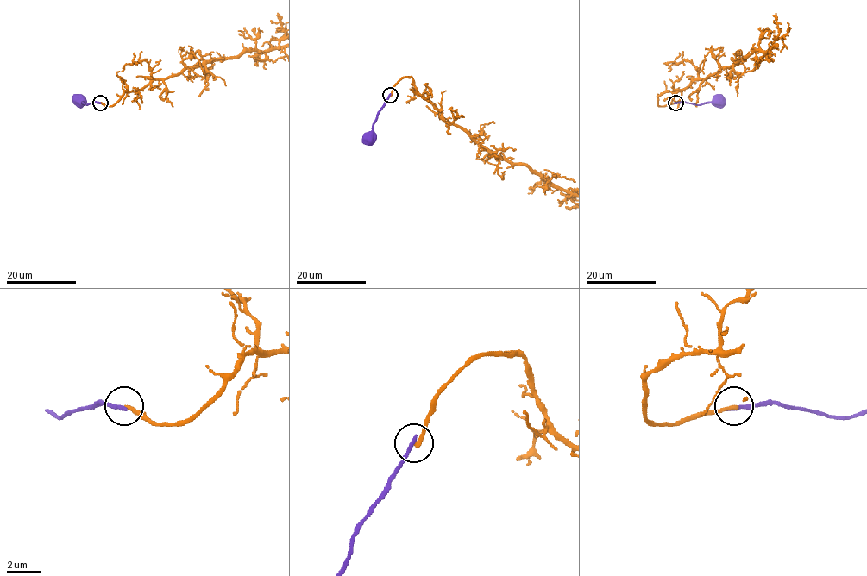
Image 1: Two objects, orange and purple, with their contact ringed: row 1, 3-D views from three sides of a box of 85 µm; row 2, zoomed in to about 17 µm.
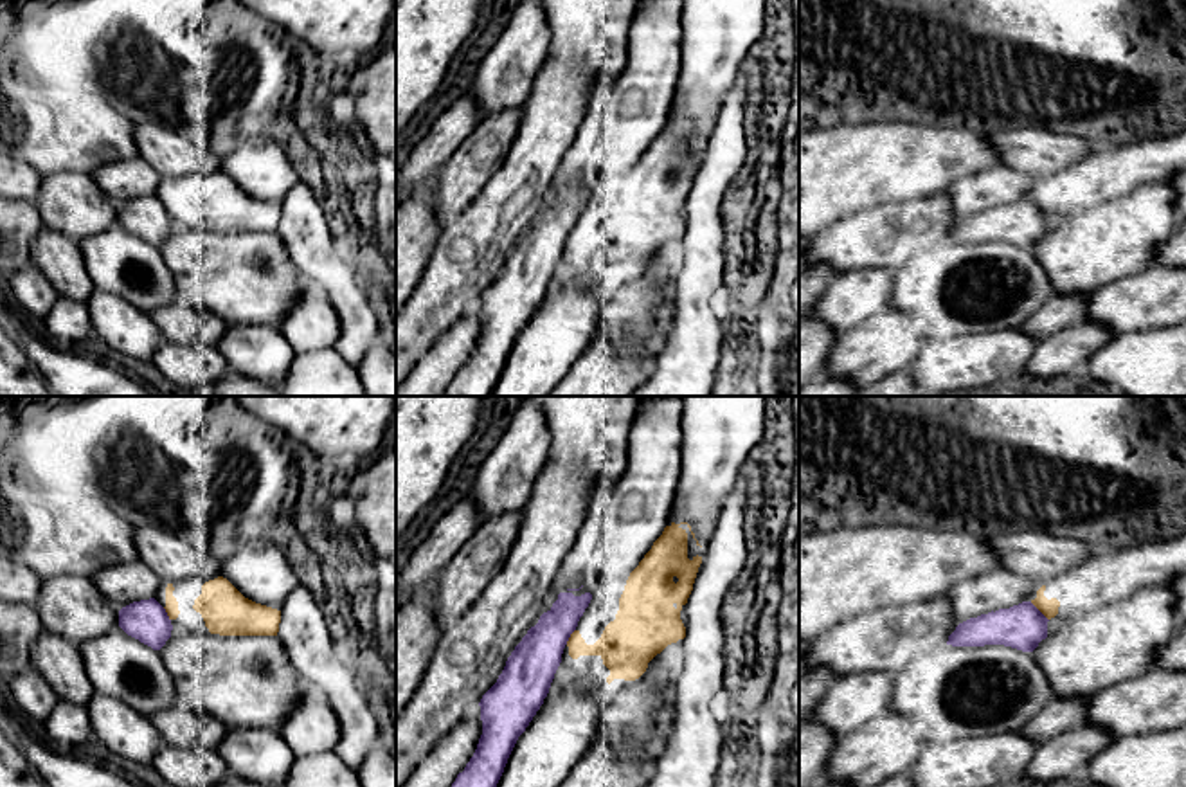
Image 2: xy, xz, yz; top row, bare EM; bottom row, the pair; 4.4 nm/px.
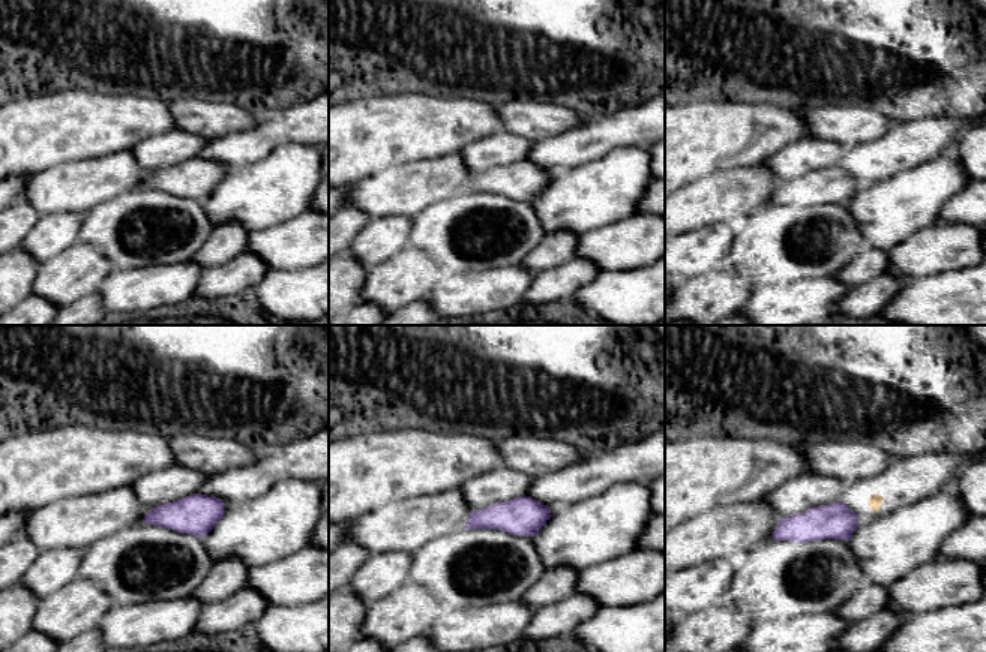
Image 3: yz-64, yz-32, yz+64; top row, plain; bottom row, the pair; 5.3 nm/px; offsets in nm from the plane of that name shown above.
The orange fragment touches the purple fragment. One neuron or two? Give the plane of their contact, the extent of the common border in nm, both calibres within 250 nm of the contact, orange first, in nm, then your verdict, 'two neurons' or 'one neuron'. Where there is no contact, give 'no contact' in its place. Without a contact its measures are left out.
yz | 120 nm | 80/200 nm | two neurons

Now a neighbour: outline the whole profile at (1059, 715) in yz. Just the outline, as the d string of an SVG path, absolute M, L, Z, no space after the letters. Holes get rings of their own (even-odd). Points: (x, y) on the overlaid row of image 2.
M1076 695L1073 699L1049 701L1024 728L1022 735L1033 742L1049 738L1080 728L1087 722L1087 704L1091 697Z

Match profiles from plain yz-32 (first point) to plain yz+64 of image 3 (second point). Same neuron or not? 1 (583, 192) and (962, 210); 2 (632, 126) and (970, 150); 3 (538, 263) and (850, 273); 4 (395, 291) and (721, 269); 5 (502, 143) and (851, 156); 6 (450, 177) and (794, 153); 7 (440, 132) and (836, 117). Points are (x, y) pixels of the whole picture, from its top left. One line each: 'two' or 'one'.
1: two
2: two
3: one
4: two
5: two
6: two
7: two

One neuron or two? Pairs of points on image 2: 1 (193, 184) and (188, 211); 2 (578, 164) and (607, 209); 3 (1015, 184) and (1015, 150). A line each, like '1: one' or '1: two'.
1: one
2: two
3: two

